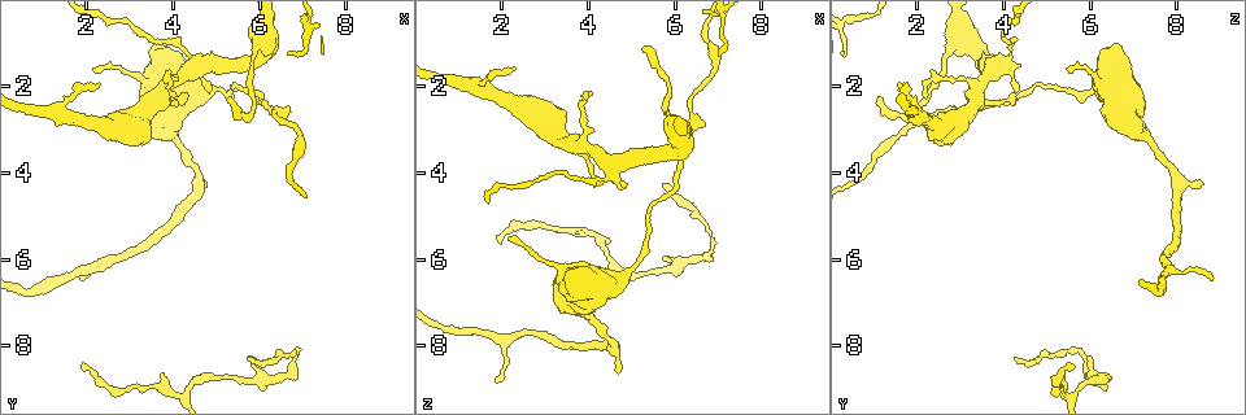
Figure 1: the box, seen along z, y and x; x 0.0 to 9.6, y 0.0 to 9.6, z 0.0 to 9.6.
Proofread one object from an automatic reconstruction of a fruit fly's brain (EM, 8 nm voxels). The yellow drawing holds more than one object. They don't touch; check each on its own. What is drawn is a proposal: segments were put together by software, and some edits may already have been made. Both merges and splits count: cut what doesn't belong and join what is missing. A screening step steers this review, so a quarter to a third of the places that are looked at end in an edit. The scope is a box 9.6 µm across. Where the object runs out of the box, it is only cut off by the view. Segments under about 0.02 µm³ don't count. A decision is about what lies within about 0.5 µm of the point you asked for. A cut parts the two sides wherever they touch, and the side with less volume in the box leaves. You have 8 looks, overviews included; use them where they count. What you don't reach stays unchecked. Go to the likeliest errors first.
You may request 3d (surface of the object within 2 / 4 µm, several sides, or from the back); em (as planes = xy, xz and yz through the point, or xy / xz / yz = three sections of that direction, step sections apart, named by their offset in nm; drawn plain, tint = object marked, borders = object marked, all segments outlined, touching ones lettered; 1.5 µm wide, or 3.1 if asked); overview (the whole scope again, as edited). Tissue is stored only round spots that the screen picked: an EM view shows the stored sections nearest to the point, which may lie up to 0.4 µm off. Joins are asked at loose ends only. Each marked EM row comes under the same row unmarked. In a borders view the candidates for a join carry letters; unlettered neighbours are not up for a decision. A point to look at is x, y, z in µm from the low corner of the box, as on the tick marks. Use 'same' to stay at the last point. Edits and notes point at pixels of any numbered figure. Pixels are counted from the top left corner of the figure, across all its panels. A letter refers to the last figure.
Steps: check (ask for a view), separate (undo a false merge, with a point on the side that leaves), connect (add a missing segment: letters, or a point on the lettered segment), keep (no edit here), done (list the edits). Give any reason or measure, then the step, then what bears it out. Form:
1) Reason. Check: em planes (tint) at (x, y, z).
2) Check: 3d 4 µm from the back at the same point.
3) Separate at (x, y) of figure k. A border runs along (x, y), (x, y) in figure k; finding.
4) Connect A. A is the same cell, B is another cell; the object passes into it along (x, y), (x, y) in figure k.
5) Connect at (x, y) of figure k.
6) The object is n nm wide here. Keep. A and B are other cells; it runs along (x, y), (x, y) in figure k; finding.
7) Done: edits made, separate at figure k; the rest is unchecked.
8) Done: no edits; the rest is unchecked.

Check: em planes (borders) at (2.00, 8.45, 5.60).

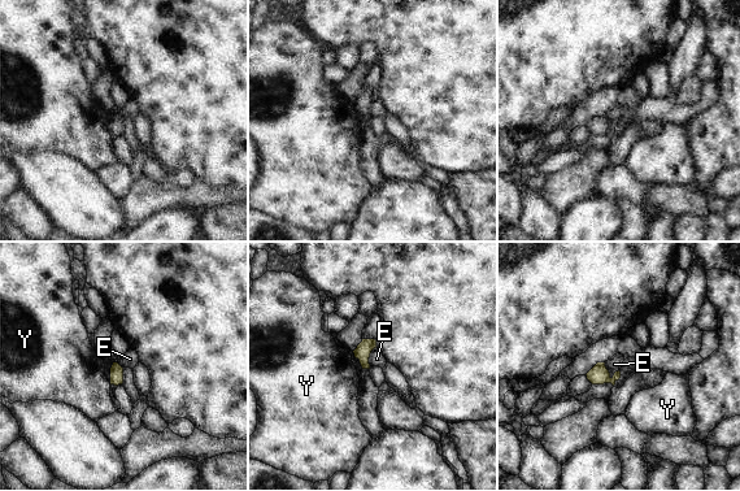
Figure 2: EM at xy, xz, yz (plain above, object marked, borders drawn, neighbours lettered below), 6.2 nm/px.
The object is 80 nm wide here. Keep. E and Y are other cells; no lettered segment goes on from it.

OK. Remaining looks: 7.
Check: em planes (borders) at (1.80, 6.50, 8.90).

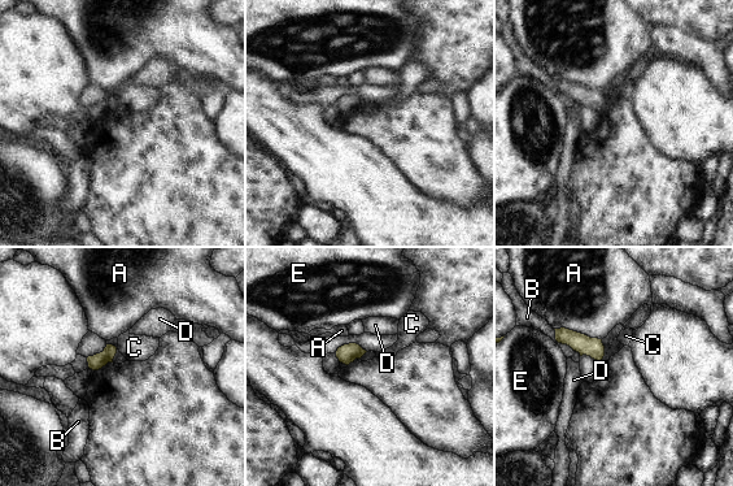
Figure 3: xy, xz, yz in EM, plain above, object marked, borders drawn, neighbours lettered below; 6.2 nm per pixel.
Keep. A, B, C, D and E are other cells; a border runs along (554, 328), (568, 328), (601, 339) in figure 3; no lettered segment goes on from it.

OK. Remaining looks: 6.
Abrupt turn. Check: 3d 2 µm at (4.10, 9.20, 5.40).

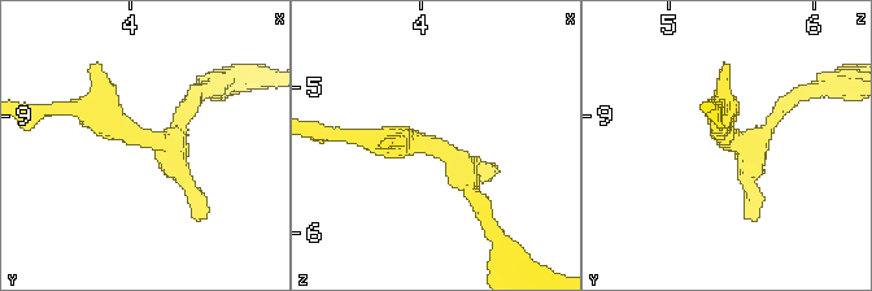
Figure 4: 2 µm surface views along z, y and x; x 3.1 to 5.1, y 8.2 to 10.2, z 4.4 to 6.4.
Shape alone is not enough. Check: em planes (tint) at (4.10, 9.14, 5.40).

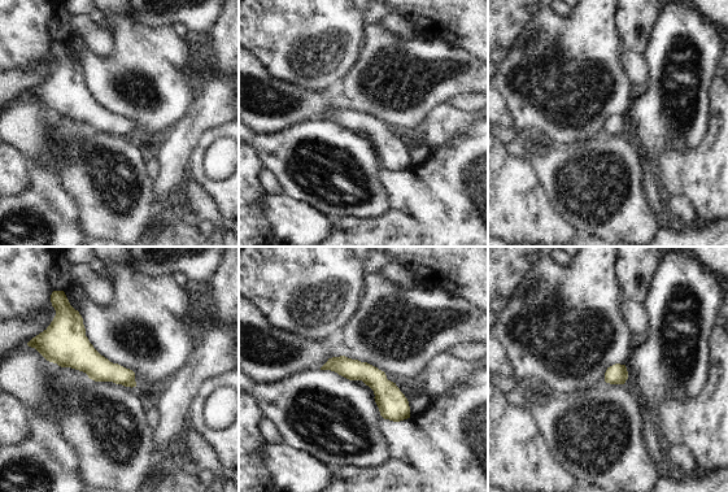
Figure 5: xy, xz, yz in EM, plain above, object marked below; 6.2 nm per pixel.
See the neighbours. Check: em planes (borders) at the same point.

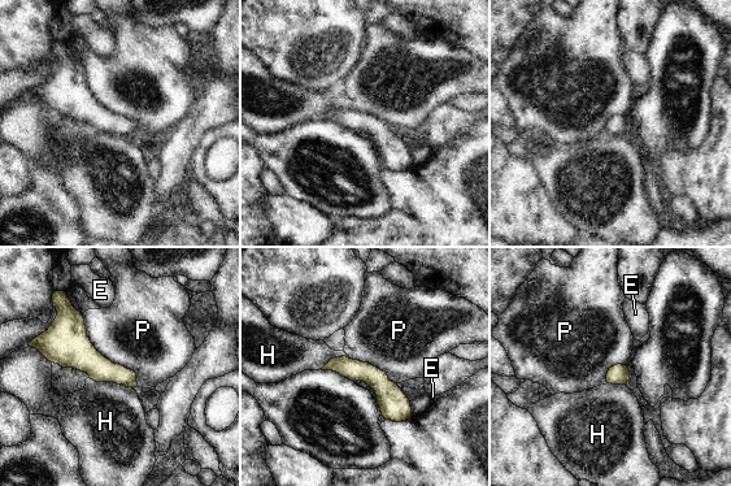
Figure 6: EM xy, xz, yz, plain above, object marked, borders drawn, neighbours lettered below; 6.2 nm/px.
Keep. E, H and P are other cells; it runs along (329, 367), (366, 372), (408, 415) in figure 6; all the same cell.

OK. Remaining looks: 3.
An open end. Check: 3d 4 µm at (4.60, 4.15, 8.50).

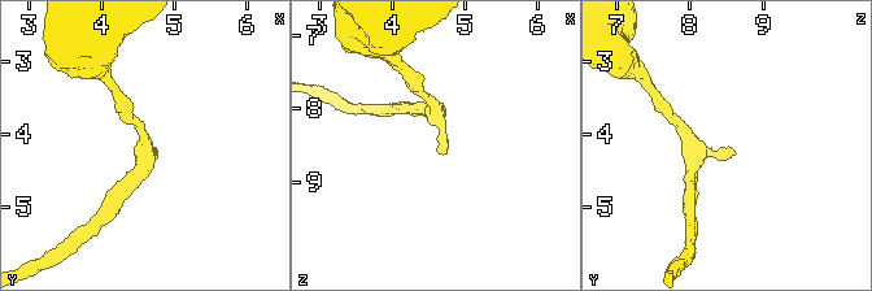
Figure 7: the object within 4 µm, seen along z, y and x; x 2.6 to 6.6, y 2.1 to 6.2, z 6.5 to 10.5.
Check: em planes (tint) at (4.55, 4.20, 8.55).

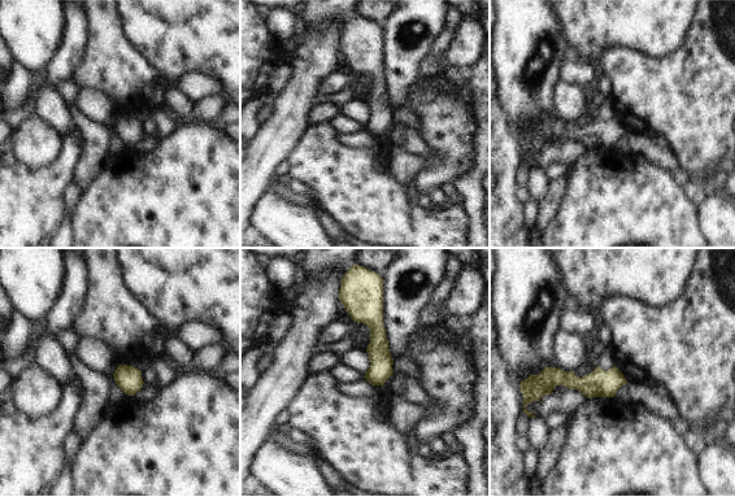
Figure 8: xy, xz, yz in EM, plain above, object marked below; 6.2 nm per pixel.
See the neighbours. Check: em planes (borders) at the same point.

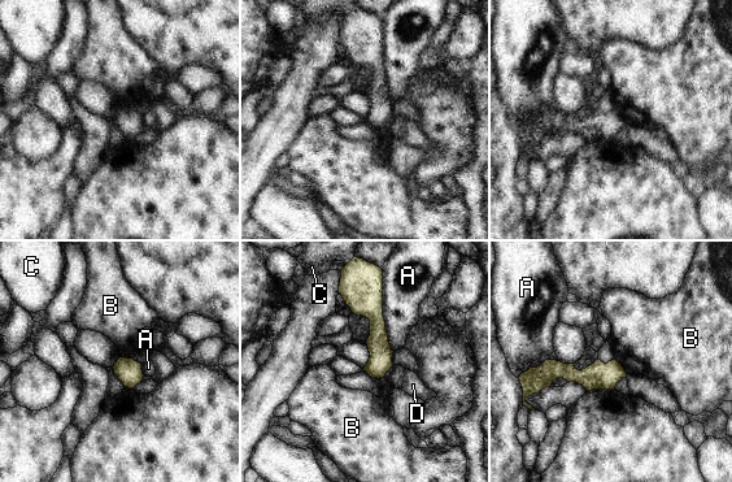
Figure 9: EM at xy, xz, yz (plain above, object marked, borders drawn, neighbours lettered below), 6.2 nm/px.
The longest contact is with A, 440 nm. Keep. A, B, C and D are other cells; a border runs along (614, 359), (627, 373) in figure 9; none of them fits.

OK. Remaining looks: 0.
Done: no edits; the rest is unchecked.

